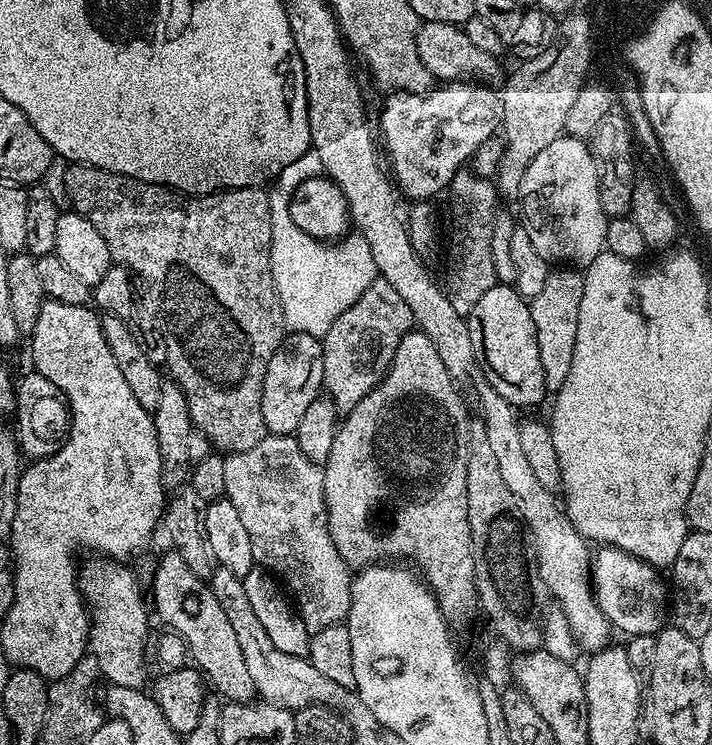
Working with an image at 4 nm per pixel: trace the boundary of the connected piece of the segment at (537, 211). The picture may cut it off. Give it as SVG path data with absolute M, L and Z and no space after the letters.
M561 134L554 142L550 142L550 146L546 146L546 150L542 150L542 154L538 154L538 158L534 158L534 162L530 162L530 170L526 170L526 178L522 178L519 204L520 212L524 215L522 226L528 231L528 237L534 246L534 250L538 250L538 254L543 256L545 260L549 262L561 260L564 263L561 265L564 266L586 266L590 262L594 262L594 258L598 258L601 252L605 251L604 239L606 238L606 230L608 229L608 220L602 210L602 202L600 201L600 172L596 169L596 160L592 157L591 147L581 137Z

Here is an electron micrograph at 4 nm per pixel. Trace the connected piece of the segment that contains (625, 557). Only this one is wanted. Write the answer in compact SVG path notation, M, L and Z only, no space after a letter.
M600 546L595 549L594 559L590 564L590 579L592 590L596 598L596 605L606 614L606 618L612 623L617 633L625 632L625 637L633 636L655 636L666 624L666 613L670 608L670 592L666 587L659 571L651 564L631 556L629 552L623 552L621 548L609 548Z

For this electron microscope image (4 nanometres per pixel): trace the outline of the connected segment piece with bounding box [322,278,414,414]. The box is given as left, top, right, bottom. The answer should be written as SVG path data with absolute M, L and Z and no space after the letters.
M379 278L365 290L358 302L354 302L354 306L350 306L350 310L346 310L346 314L338 314L334 326L330 326L328 333L322 337L323 391L331 396L341 413L351 412L362 398L366 398L366 394L380 385L398 350L398 342L402 342L404 335L413 328L410 306L406 306L402 294L398 294L390 282Z

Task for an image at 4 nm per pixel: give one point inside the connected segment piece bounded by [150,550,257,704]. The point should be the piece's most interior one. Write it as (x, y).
(183, 599)

